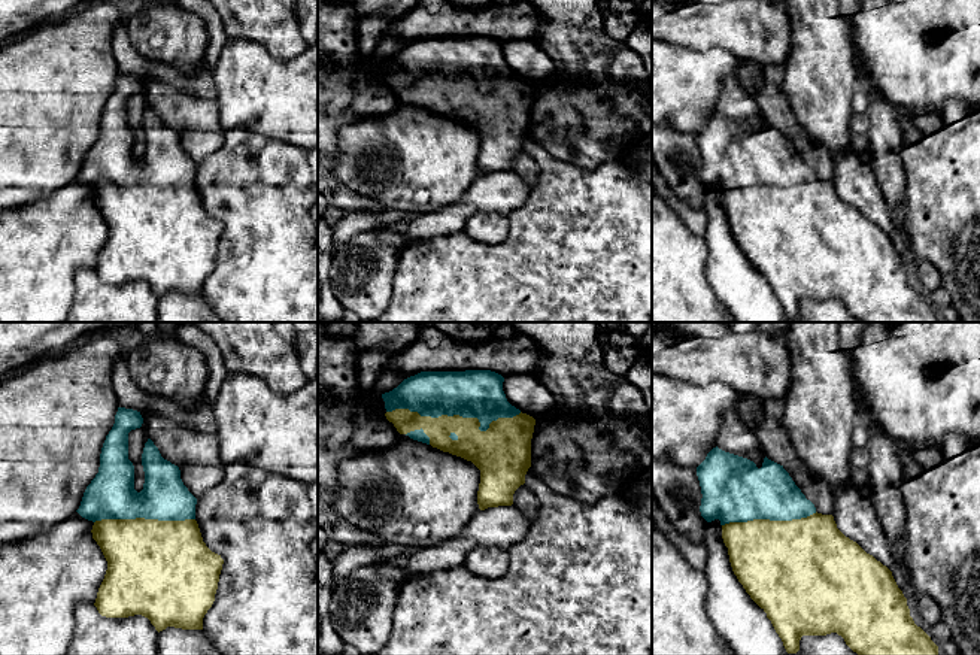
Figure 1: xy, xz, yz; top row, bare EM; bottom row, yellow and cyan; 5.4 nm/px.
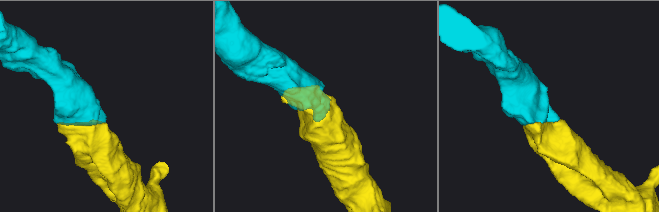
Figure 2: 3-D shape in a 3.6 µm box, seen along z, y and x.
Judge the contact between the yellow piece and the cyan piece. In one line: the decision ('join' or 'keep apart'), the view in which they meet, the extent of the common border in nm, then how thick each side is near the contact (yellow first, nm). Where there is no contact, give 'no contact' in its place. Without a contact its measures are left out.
join; contact in xz; length 750 nm; calibres 220 and 260 nm

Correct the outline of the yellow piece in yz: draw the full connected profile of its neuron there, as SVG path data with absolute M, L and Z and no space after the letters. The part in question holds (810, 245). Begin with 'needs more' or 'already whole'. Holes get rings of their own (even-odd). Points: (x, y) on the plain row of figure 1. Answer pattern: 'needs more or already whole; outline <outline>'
needs more; outline M713 113L697 133L701 152L701 182L720 187L722 204L738 248L767 279L788 319L800 316L802 301L837 298L859 322L938 322L938 312L914 289L907 264L892 237L846 203L832 181L816 178L783 131L764 124L762 133L747 124Z

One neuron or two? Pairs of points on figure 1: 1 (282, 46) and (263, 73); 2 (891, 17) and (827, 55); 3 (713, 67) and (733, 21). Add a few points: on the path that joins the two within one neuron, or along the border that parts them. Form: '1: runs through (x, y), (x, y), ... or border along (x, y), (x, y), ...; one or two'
1: border along (245, 39), (279, 58), (302, 52); two
2: border along (846, 18), (850, 26); two
3: border along (686, 45), (695, 49), (724, 46), (737, 60); two

